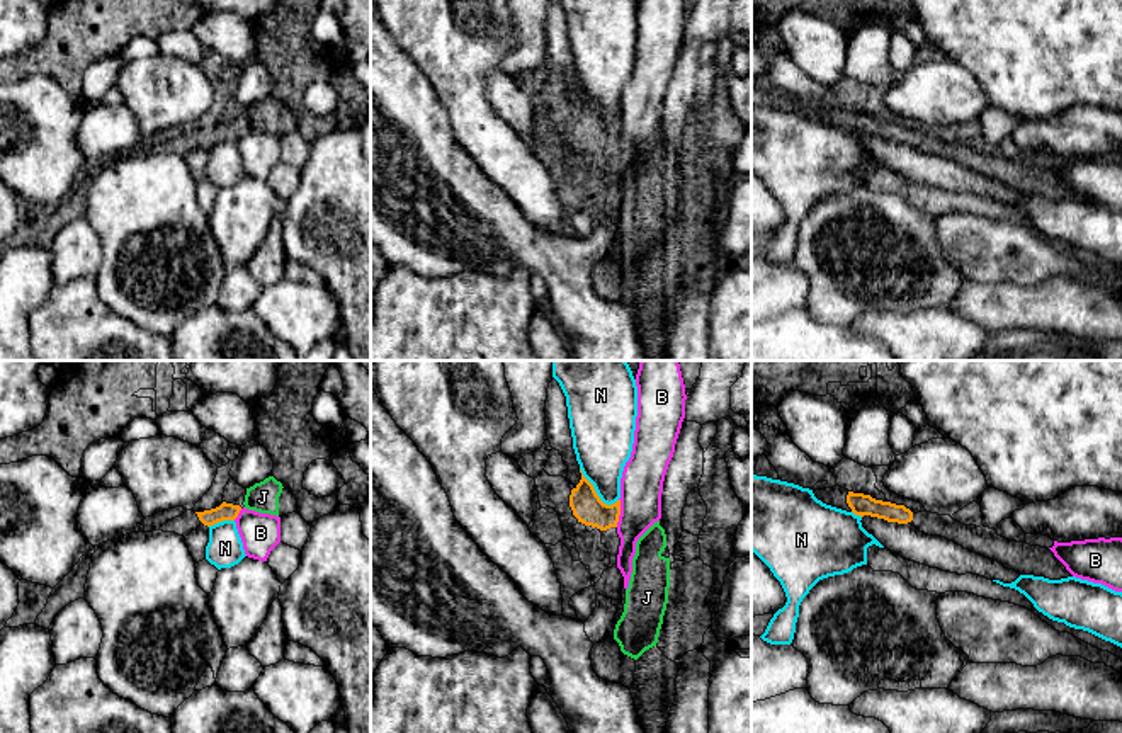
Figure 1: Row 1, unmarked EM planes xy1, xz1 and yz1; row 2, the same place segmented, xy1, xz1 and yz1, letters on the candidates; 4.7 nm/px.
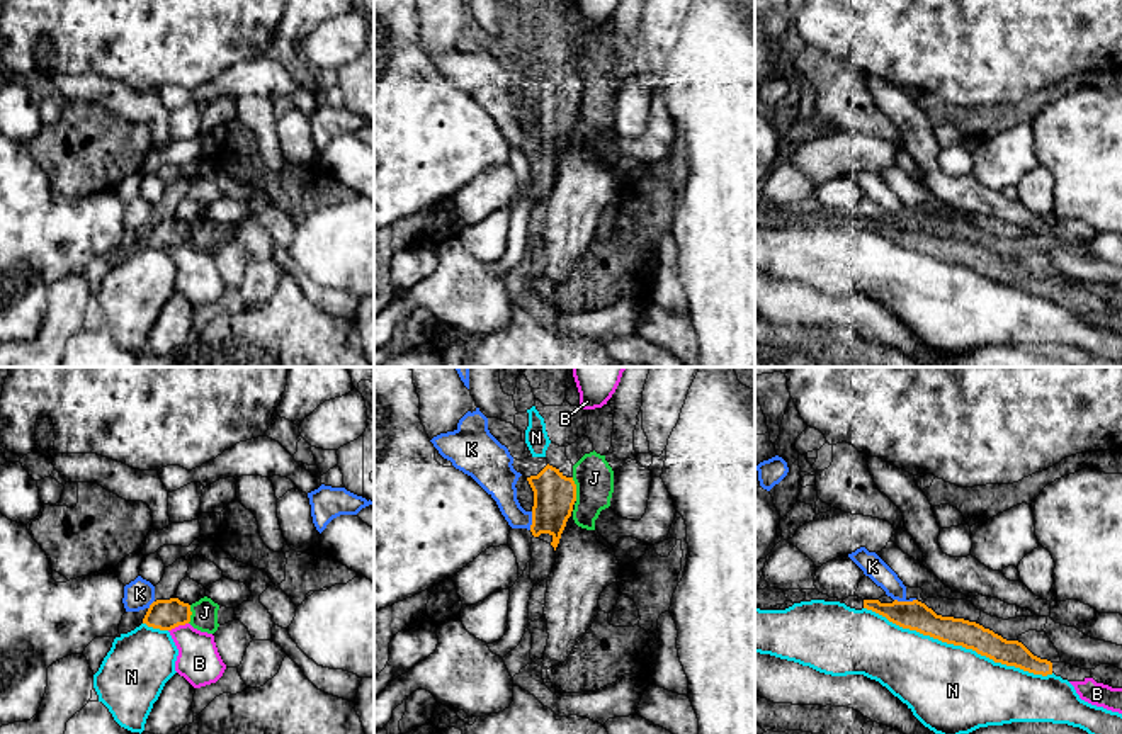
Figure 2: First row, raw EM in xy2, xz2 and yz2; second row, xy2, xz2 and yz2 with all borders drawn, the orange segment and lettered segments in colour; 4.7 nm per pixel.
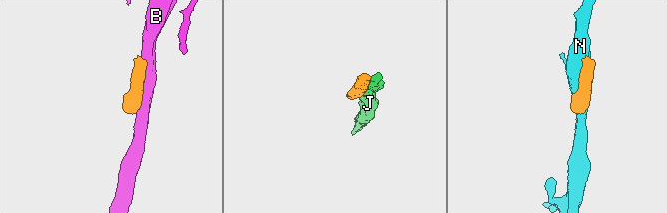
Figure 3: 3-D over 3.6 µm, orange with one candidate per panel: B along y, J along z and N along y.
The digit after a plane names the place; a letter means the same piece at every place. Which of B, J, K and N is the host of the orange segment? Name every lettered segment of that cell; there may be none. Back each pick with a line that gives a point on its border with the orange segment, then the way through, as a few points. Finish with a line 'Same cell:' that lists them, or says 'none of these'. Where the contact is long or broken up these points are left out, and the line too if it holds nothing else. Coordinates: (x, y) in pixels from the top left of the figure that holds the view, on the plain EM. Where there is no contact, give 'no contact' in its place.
Same cell: none of these

